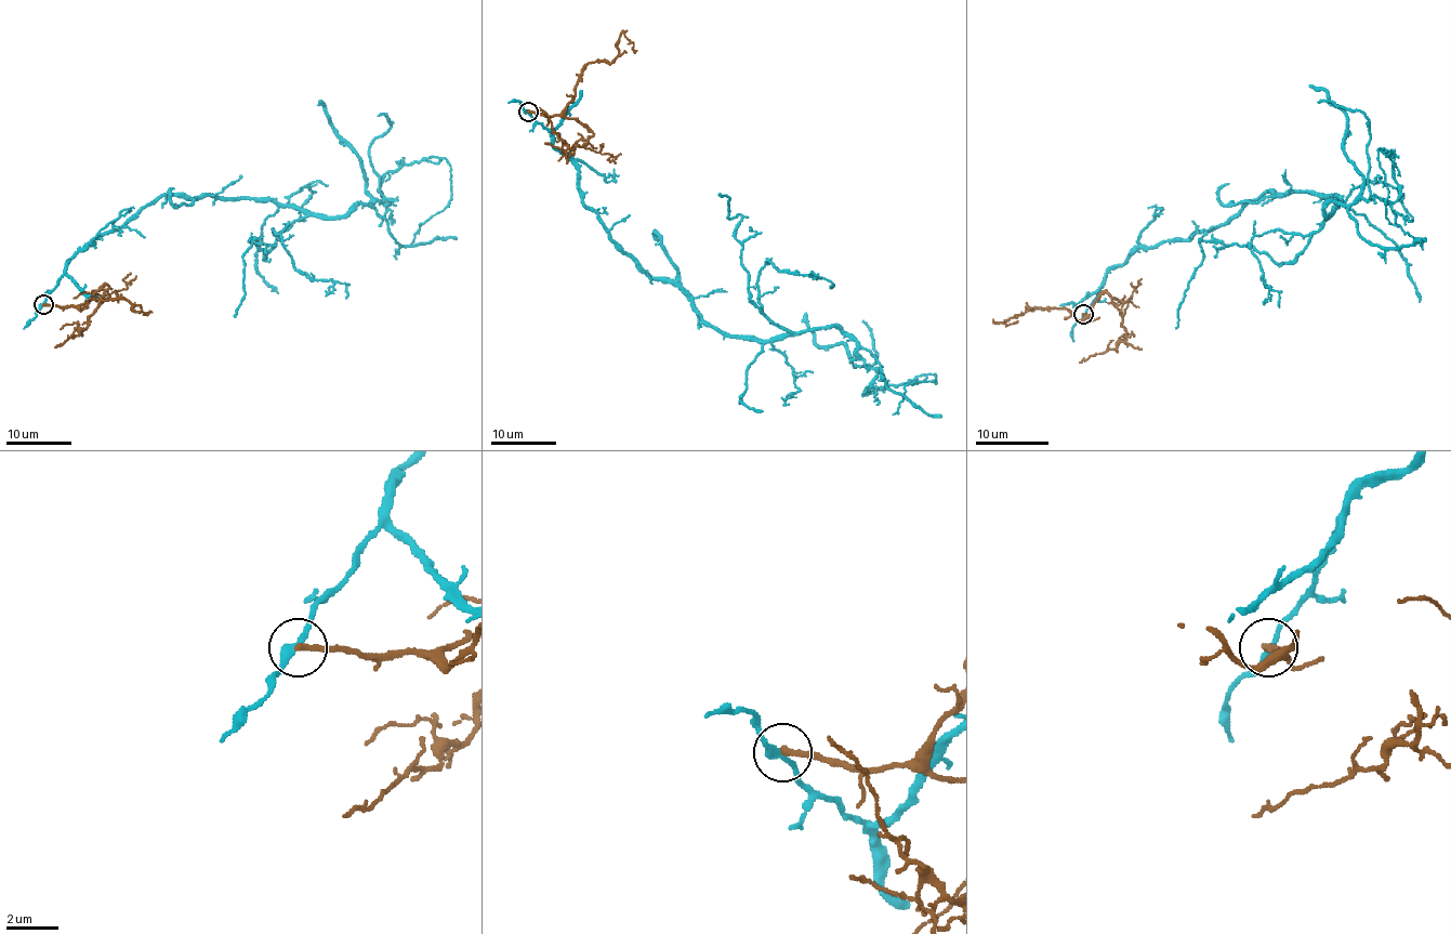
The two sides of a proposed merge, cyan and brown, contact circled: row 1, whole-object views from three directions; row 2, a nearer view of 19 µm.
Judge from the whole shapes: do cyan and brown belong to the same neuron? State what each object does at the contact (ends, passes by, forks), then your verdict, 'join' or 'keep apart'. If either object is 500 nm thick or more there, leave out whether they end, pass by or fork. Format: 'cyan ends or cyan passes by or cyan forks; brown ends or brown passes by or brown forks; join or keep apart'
cyan passes by; brown ends; keep apart

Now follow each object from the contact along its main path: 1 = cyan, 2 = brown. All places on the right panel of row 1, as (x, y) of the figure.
1: (1084, 314), (1135, 250), (1262, 193), (1335, 195), (1327, 214), (1394, 202), (1380, 148), (1390, 222), (1423, 250)
2: (1084, 314), (1087, 316), (1092, 305), (1106, 292), (1122, 319), (1126, 338), (1113, 349), (1079, 362)

